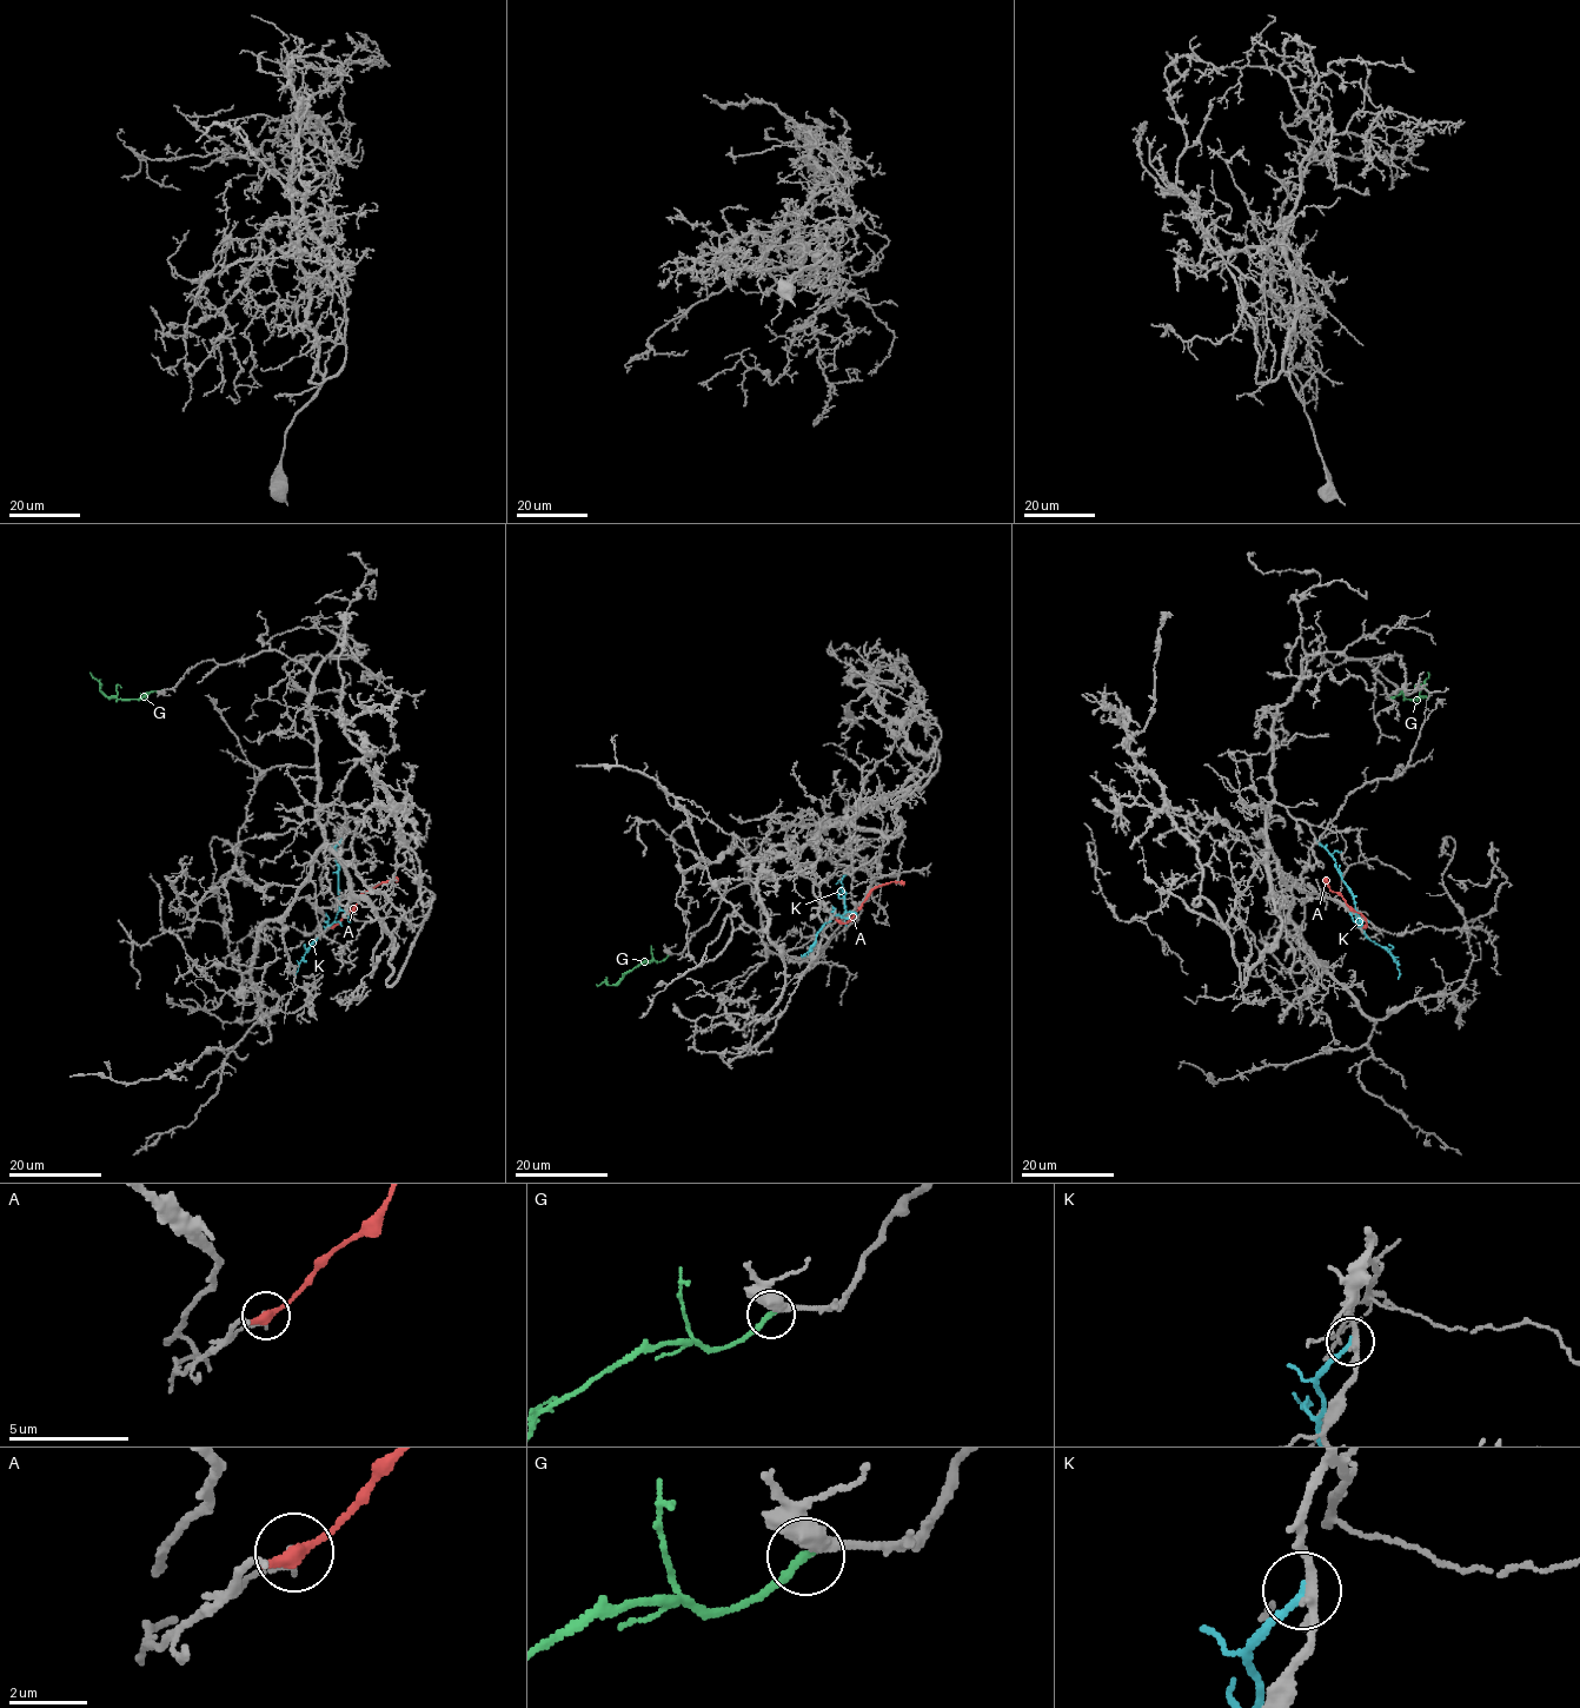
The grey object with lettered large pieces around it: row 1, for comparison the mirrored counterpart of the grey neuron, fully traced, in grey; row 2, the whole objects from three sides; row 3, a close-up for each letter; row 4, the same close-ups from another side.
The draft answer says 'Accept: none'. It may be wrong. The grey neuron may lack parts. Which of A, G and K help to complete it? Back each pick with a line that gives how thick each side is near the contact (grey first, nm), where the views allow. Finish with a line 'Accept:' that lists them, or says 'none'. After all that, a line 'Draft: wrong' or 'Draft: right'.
G: 360 nm thick on the grey side, 220 nm on the other
Accept: G
Draft: wrong

